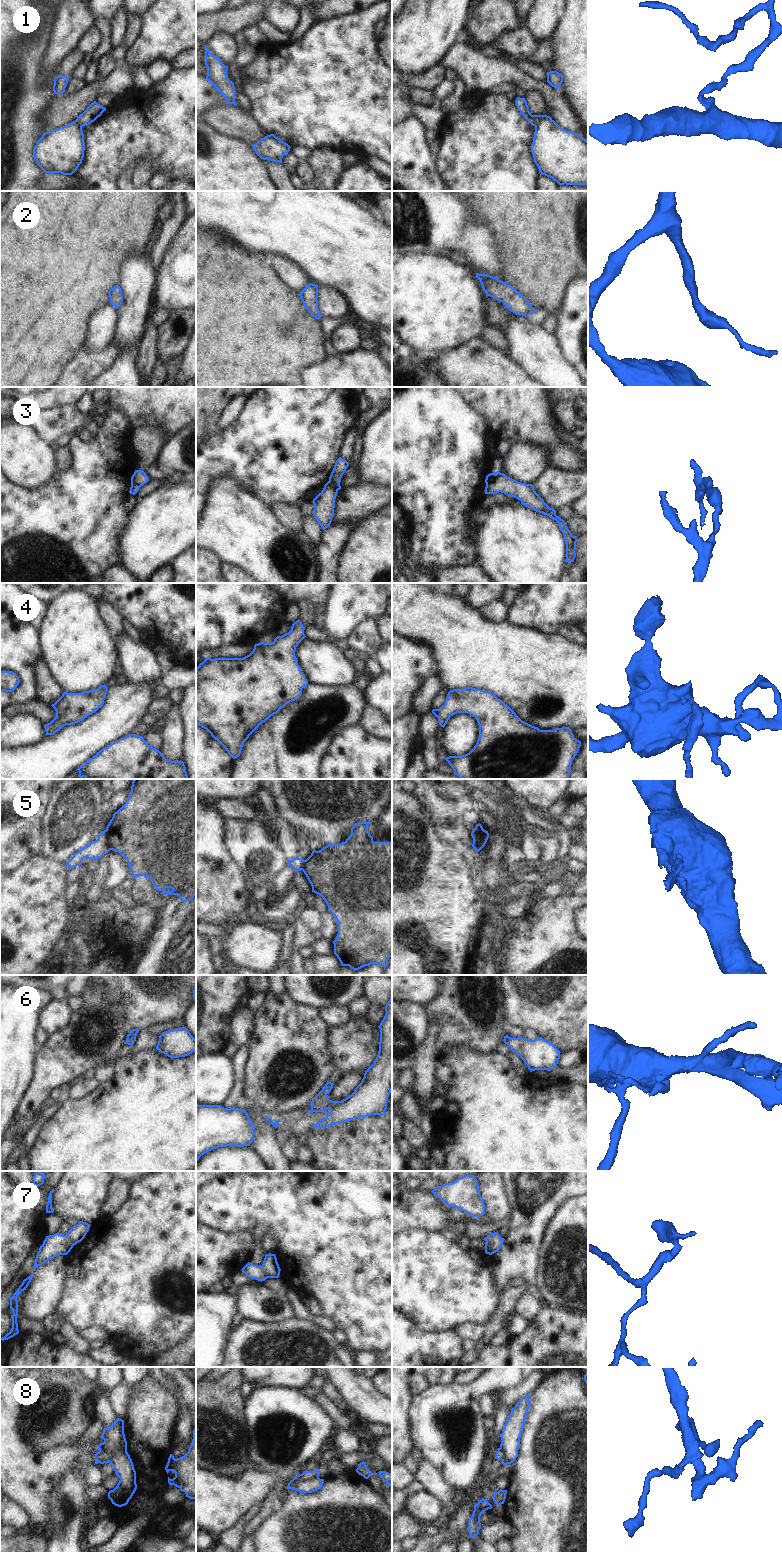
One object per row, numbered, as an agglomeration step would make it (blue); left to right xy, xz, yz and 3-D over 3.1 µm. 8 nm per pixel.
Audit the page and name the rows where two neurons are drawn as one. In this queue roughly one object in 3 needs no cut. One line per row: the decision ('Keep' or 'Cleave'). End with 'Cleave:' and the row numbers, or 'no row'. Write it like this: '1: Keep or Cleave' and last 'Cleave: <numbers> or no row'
1: Cleave
2: Keep
3: Cleave
4: Keep
5: Cleave
6: Keep
7: Cleave
8: Cleave
Cleave: 1, 3, 5, 7, 8

